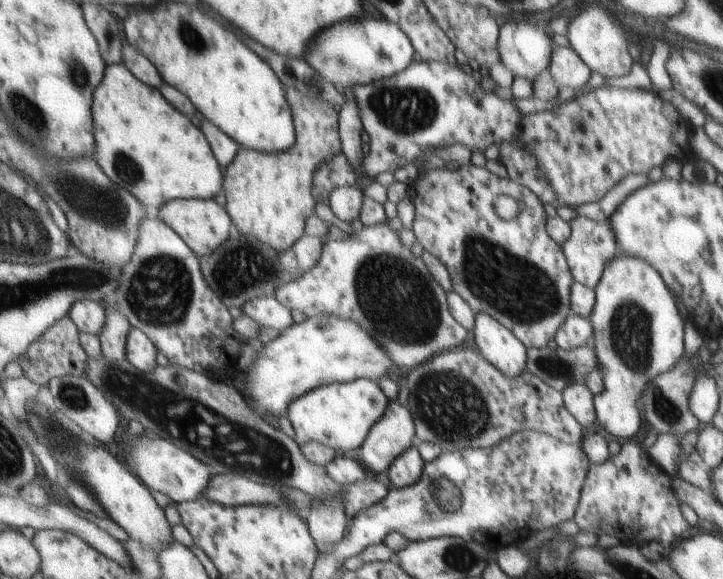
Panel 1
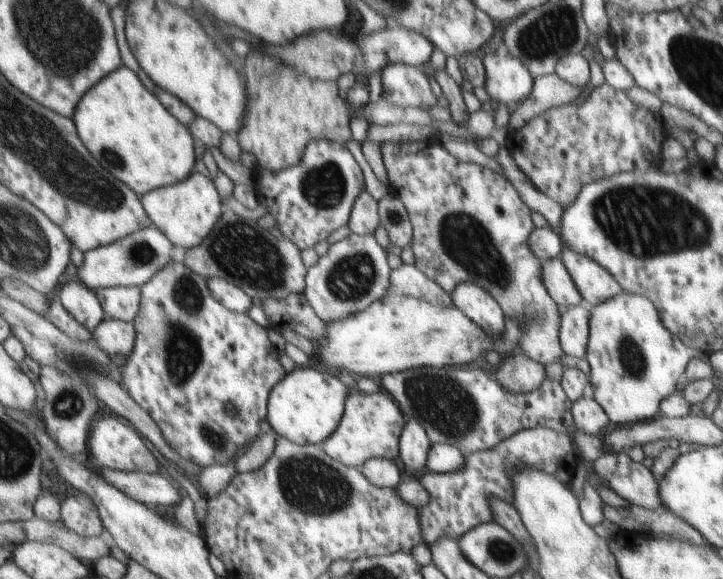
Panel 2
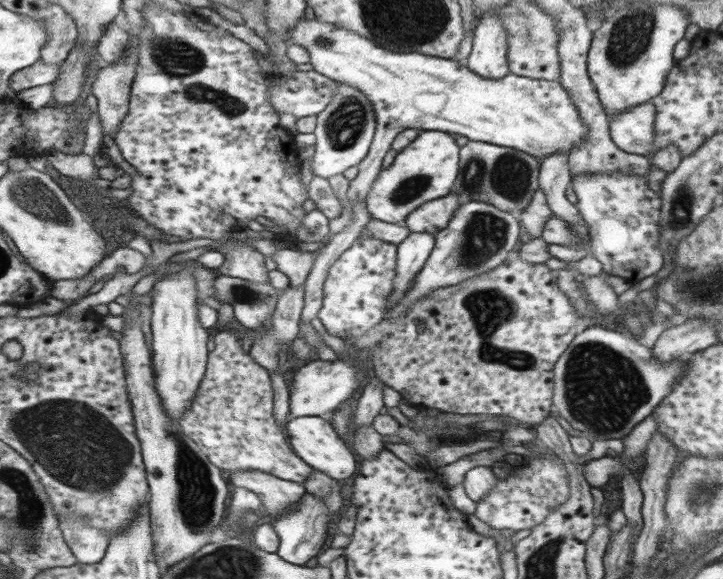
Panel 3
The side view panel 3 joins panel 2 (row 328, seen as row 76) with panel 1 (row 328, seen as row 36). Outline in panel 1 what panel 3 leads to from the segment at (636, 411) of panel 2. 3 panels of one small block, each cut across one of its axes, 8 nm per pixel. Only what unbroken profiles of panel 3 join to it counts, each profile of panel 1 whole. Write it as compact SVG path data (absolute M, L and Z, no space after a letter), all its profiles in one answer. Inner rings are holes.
M619 253L603 272L603 278L595 291L595 306L589 316L593 328L596 356L599 369L602 372L604 390L593 395L593 403L597 414L595 427L604 428L606 432L616 438L632 438L638 434L642 426L640 410L638 410L638 396L644 388L648 388L653 380L671 370L672 366L681 360L684 354L684 324L676 302L670 290L664 286L660 274L654 266L638 257L629 257Z

